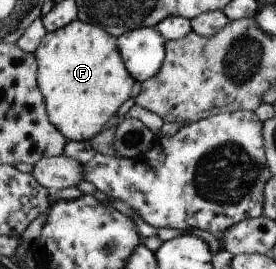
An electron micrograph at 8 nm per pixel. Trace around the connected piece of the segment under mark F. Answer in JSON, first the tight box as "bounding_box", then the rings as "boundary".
{"bounding_box":[34,19,134,142],"boundary":[[[75,19],[55,31],[45,32],[34,51],[36,84],[43,96],[46,114],[51,125],[64,135],[66,141],[85,142],[102,131],[103,125],[129,99],[134,79],[123,65],[116,37],[98,25]]]}

